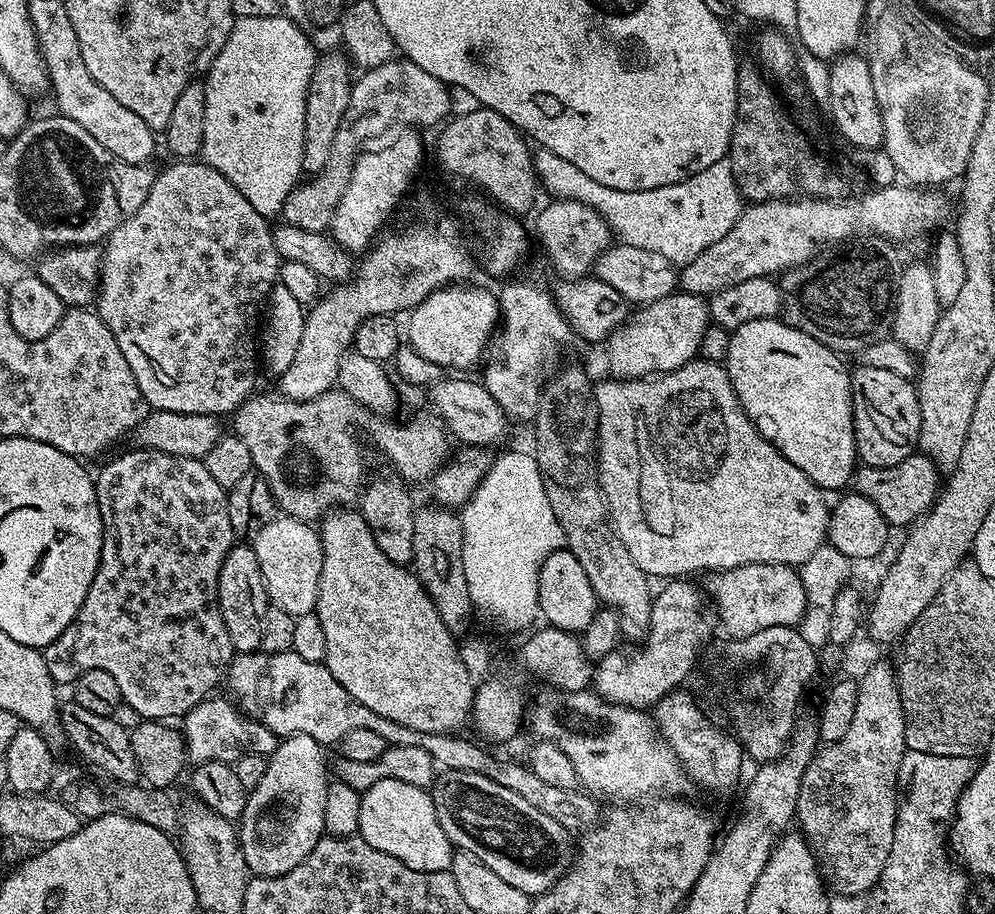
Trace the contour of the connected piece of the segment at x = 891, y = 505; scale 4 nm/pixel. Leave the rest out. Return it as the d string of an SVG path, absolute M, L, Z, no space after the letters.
M926 455L907 456L898 466L860 466L852 474L851 487L862 498L870 498L878 506L878 514L886 518L893 529L917 523L928 515L942 487L942 473L936 463Z

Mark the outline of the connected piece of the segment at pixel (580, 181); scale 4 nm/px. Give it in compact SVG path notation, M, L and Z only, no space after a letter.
M537 147L534 152L536 179L539 187L549 192L549 197L582 202L598 213L611 228L619 243L638 246L638 250L650 250L650 254L662 254L671 264L689 264L706 246L714 246L738 222L742 211L742 197L734 182L734 170L728 159L706 166L698 174L670 186L658 186L658 190L610 190L602 182L594 182L574 162L558 158L550 150Z

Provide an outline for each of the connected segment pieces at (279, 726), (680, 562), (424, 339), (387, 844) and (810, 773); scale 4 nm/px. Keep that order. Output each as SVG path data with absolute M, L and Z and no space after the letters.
M257 650L233 655L226 673L227 684L229 688L227 691L240 711L245 716L252 716L258 722L262 722L270 730L274 730L277 738L306 734L310 738L314 738L314 742L325 746L331 746L331 744L336 746L339 745L342 738L346 738L346 734L350 734L350 730L370 730L373 734L379 734L385 745L388 746L422 747L430 754L434 764L441 769L443 767L452 768L448 770L453 773L473 772L474 774L482 774L486 778L498 782L498 786L506 786L506 790L514 790L520 797L526 798L526 802L530 802L530 806L534 806L534 810L542 810L542 814L554 818L554 822L567 828L569 833L583 834L601 823L602 808L600 812L599 806L596 805L599 804L597 797L587 791L561 790L559 786L550 786L548 783L542 782L542 778L538 778L538 774L534 774L527 763L515 764L512 760L499 760L498 757L491 756L482 745L475 744L472 740L466 740L462 734L447 734L445 732L430 734L422 730L410 730L410 726L402 726L398 722L390 722L390 718L382 718L382 714L375 714L374 710L362 706L362 702L358 702L358 698L354 698L354 694L350 694L350 690L346 690L346 686L342 686L342 682L338 682L338 678L334 678L334 674L330 674L327 664L306 662L306 658L298 658L296 652L262 652Z
M703 358L691 360L686 366L682 366L673 372L661 372L651 378L642 380L617 380L615 378L607 378L601 384L597 383L594 388L596 398L596 414L598 417L598 479L600 481L600 489L604 492L604 500L608 503L608 515L612 521L612 527L615 528L620 536L622 546L626 546L626 550L630 550L630 558L634 558L634 562L648 577L656 578L656 576L668 576L664 578L688 578L693 574L691 572L704 572L703 574L711 574L714 572L725 572L731 568L738 566L750 566L751 564L786 564L789 566L799 566L806 562L806 558L810 558L810 554L814 554L814 550L818 550L826 543L828 534L828 518L830 515L829 501L824 501L825 493L810 478L806 478L806 474L802 474L802 470L798 470L798 466L794 466L794 462L790 462L784 455L777 450L770 441L768 441L759 430L752 425L752 420L744 412L744 407L738 402L738 398L734 394L734 386L728 377L728 369L724 364L715 364Z
M468 282L449 284L446 288L440 288L434 294L428 296L417 308L411 309L406 324L407 343L422 354L424 358L439 365L442 370L448 368L472 368L484 356L488 343L493 343L498 332L500 318L500 302L495 291L487 292L484 288L471 288Z
M384 778L362 792L362 810L358 816L359 836L374 850L398 858L410 870L446 872L452 866L454 845L442 828L431 791L407 782Z
M891 663L872 664L864 672L864 677L858 680L858 707L854 710L854 719L850 722L850 730L846 730L846 738L842 738L833 744L824 744L813 756L812 761L806 766L802 774L802 786L798 790L798 802L796 803L795 823L800 824L799 831L812 848L812 853L817 858L820 866L820 875L824 877L824 883L835 895L861 896L872 891L878 882L882 870L886 866L886 858L890 858L890 846L894 842L894 826L896 825L896 805L898 803L898 781L900 779L900 767L905 754L904 747L904 711L902 710L902 698L898 694L896 685L896 670Z

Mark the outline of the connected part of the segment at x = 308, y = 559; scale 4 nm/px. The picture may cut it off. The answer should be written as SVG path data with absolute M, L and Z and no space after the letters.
M280 514L262 526L251 545L258 554L258 566L262 566L262 578L269 601L294 617L315 612L324 557L319 531L309 521Z

